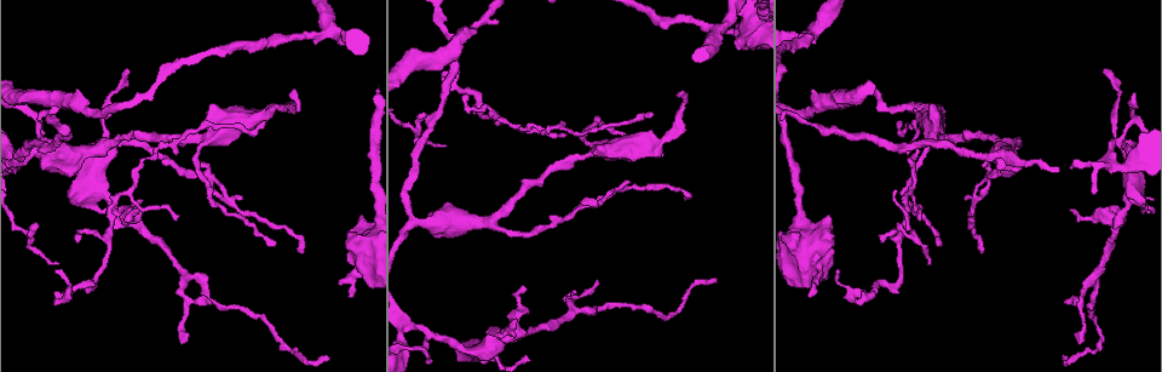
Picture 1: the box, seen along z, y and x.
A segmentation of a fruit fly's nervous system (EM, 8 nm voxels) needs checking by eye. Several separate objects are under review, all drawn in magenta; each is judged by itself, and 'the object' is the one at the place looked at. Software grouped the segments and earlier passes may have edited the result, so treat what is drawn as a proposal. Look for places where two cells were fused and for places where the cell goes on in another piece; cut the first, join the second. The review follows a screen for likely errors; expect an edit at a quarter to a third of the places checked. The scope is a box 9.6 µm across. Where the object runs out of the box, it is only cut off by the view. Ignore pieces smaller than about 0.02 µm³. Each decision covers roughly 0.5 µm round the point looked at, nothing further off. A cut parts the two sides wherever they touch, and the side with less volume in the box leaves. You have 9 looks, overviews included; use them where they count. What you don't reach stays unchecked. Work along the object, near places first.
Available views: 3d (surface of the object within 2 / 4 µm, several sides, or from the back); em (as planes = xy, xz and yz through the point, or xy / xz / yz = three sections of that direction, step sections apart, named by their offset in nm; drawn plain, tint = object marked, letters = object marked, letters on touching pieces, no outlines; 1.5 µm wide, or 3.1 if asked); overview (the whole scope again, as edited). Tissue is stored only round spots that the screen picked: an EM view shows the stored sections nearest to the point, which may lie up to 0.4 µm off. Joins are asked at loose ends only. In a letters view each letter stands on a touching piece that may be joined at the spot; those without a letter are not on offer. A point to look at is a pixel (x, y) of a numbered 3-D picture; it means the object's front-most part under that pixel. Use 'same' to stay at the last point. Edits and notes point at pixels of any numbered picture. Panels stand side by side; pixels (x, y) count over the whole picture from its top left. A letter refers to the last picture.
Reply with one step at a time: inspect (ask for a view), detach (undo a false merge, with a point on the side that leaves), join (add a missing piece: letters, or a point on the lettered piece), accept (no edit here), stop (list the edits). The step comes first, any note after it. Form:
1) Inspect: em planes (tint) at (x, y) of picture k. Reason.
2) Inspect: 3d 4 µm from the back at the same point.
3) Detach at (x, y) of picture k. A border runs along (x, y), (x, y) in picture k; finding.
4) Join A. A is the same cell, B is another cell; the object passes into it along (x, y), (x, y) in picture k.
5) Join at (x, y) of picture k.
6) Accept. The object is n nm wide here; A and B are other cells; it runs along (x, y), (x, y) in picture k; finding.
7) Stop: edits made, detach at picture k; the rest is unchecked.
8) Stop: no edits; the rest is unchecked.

Inspect: em xz step 8 (tint) at (981, 250) of picture 1. Thin end.

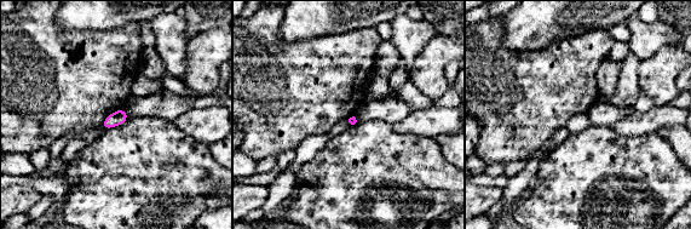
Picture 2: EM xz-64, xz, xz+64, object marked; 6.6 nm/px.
Inspect: em planes (letters) at the same point. Cut it another way.

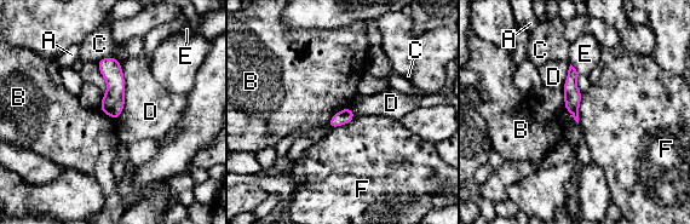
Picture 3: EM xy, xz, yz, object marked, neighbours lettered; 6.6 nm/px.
Accept. The longest contact is with D, 400 nm; A, B, C, D, E and F are other cells; it runs along (571, 70), (573, 109), (575, 114) in picture 3; no lettered piece goes on from it.

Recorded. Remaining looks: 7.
Inspect: em planes (letters) at (1112, 134) of picture 1. Calibre changes.

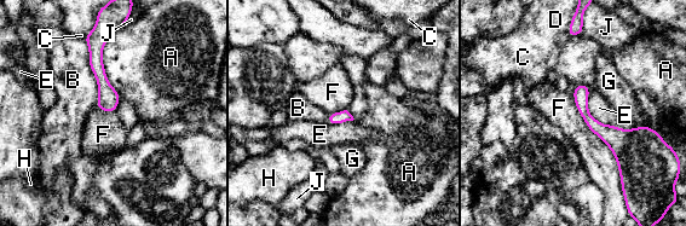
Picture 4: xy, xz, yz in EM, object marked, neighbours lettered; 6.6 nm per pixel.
Accept. A, B, C, D, E, F, G, H and J are other cells; it runs along (104, 29), (96, 65), (113, 109) in picture 4; all the same cell.

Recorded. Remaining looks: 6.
Inspect: 3d 2 µm at (678, 94) of picture 1. Thin end.

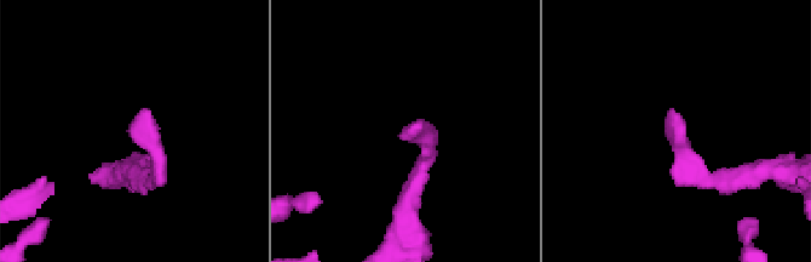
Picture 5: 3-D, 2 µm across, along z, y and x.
Inspect: em xz step 4 (tint) at (407, 130) of picture 5. Now the EM.

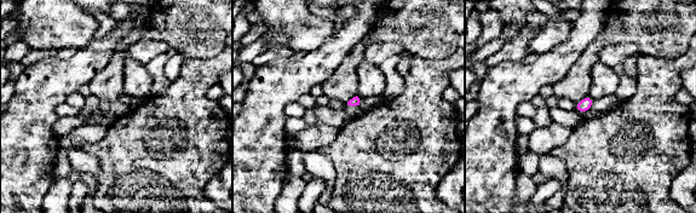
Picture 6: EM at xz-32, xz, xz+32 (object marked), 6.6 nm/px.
Inspect: em planes (letters) at the same point. Another direction.

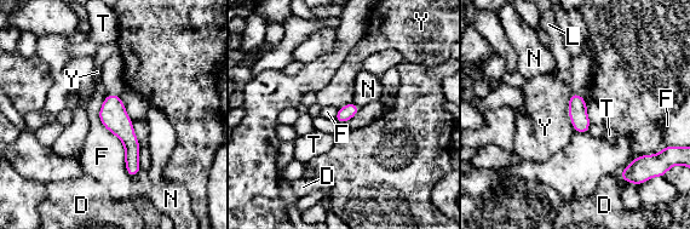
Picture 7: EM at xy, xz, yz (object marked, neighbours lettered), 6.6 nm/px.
Accept. The object is 100 nm wide here; D, F, L, N, T and Y are other cells; none of them fits.

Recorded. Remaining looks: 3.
Inspect: 3d 4 µm at (465, 34) of picture 1.

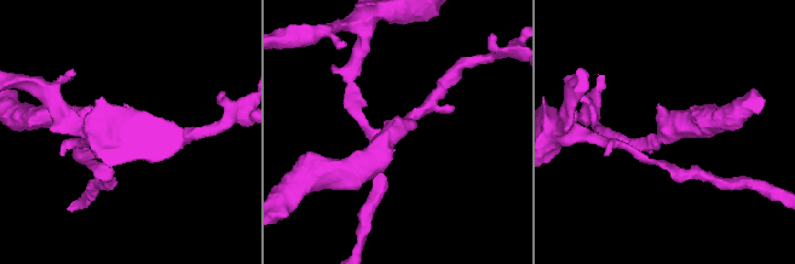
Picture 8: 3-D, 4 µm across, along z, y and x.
Inspect: em planes (letters) at (669, 126) of picture 8. The arms are 190, 380 nm wide; now the EM.

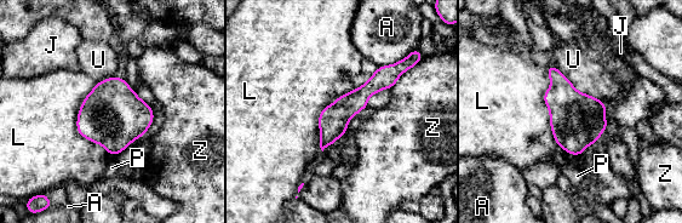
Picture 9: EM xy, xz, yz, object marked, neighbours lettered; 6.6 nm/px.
Accept. A, J, L, P, U and Z are other cells; a border runs along (545, 67), (552, 139), (579, 156) in picture 9; one cell here.

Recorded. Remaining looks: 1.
Stop: no edits; the rest is unchecked.

